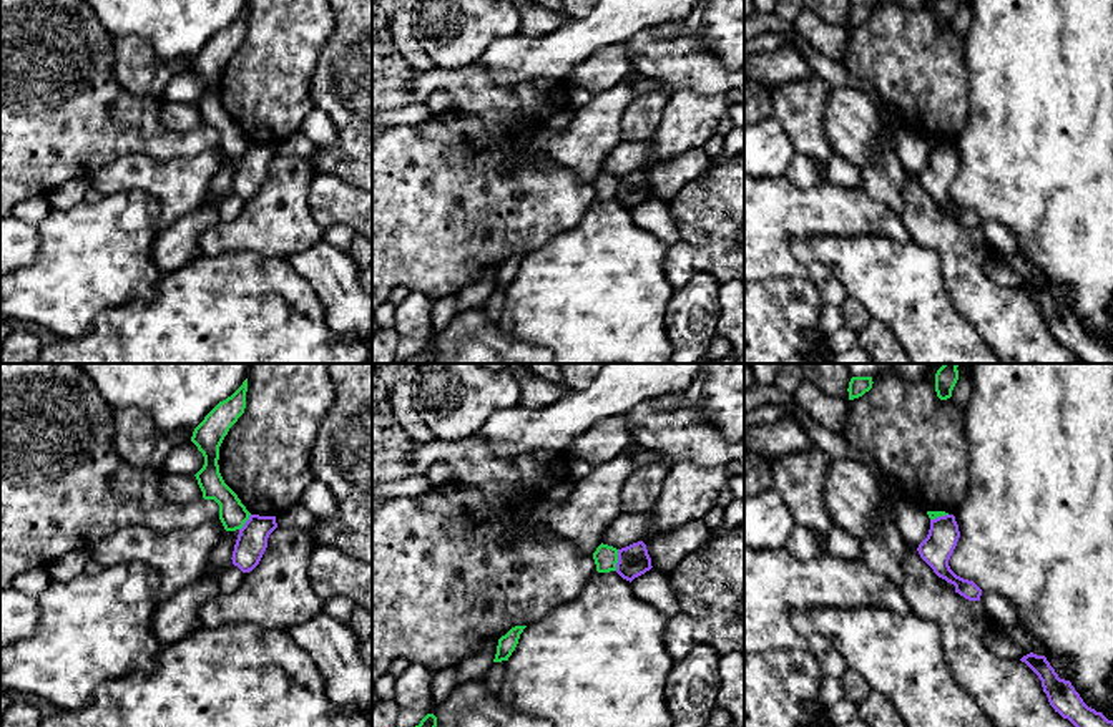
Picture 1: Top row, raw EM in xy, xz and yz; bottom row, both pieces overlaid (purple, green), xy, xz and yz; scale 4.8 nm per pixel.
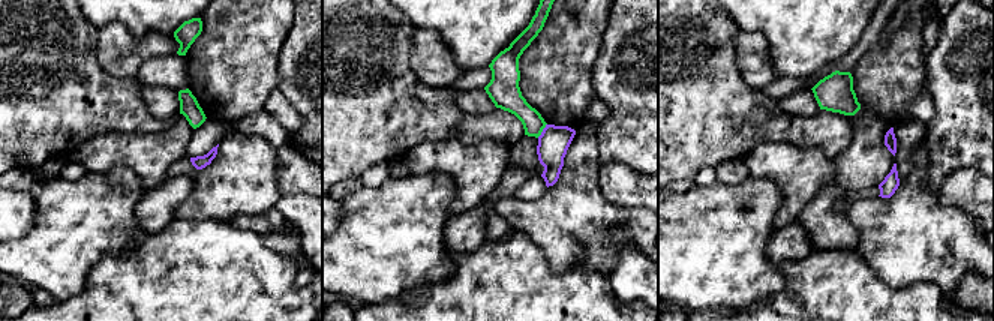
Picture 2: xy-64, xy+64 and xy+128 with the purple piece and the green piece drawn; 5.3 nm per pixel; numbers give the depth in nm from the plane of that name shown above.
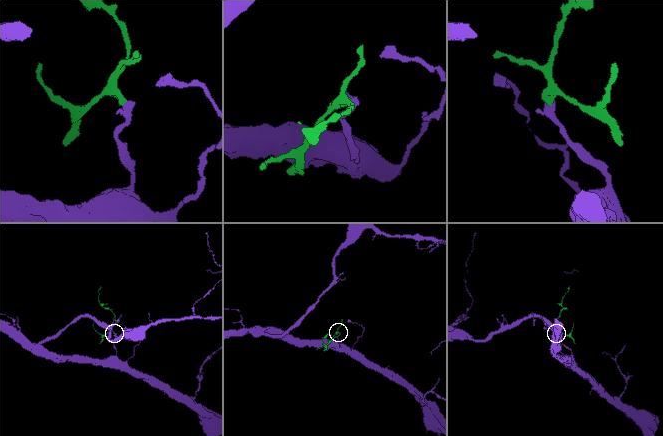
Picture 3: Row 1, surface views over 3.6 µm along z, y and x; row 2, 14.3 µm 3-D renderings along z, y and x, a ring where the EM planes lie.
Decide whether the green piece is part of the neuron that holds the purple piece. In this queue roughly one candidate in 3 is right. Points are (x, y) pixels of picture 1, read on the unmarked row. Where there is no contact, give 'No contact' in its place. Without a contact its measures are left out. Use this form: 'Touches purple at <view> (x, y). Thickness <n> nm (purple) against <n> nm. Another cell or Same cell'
Touches purple at xz (618, 188). Thickness 150 nm (purple) against 120 nm. Another cell

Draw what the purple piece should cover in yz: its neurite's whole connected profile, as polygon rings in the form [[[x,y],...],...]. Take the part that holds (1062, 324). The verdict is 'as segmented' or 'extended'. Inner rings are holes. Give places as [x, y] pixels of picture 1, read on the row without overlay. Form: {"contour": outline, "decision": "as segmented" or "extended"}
{"contour": [[[1030,281],[1020,289],[1038,304],[1055,340],[1068,347],[1081,364],[1113,364],[1113,349],[1088,335],[1071,310],[1058,305],[1045,284]]], "decision": "as segmented"}

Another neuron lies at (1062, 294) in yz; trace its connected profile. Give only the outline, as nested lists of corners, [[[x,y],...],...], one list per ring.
[[[1045,284],[1047,289],[1050,290],[1050,294],[1055,297],[1055,300],[1058,302],[1060,307],[1068,307],[1068,302],[1071,299],[1073,294],[1073,285],[1070,284],[1063,284],[1063,285],[1057,285],[1057,284]]]

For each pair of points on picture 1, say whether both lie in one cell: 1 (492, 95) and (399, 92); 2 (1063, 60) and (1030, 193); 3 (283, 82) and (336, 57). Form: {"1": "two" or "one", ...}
{"1": "one", "2": "one", "3": "two"}

